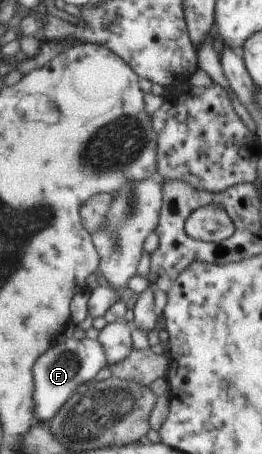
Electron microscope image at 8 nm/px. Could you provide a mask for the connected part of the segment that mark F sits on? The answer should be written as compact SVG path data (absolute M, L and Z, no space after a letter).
M84 335L66 338L64 342L47 349L33 364L33 422L47 423L53 420L58 410L78 392L94 382L95 375L107 365L106 354L97 339Z

